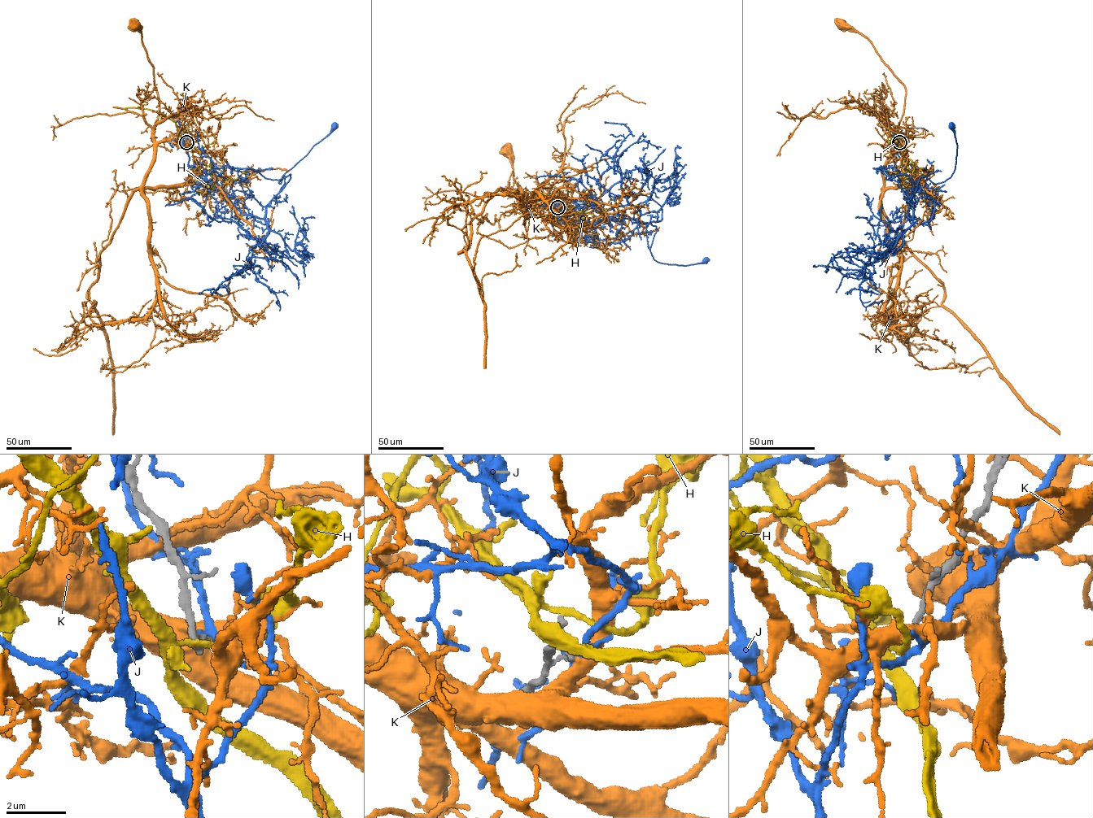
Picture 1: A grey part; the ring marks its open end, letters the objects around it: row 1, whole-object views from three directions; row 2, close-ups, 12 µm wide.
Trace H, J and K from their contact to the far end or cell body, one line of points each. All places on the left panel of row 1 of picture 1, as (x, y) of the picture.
H: (186, 142), (197, 161), (194, 167), (199, 172), (198, 192), (213, 191), (218, 184)
J: (186, 141), (188, 165), (205, 184), (263, 218), (281, 176), (334, 126)
K: (186, 141), (156, 141), (154, 138), (159, 110), (154, 67), (142, 41), (141, 28), (136, 24)

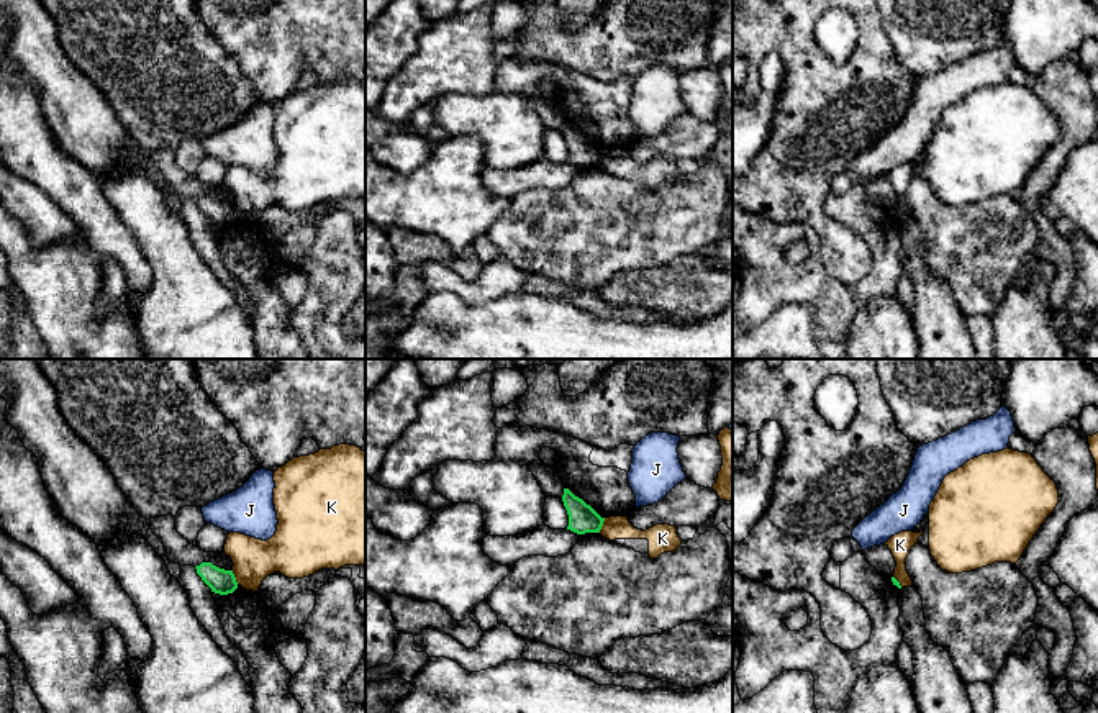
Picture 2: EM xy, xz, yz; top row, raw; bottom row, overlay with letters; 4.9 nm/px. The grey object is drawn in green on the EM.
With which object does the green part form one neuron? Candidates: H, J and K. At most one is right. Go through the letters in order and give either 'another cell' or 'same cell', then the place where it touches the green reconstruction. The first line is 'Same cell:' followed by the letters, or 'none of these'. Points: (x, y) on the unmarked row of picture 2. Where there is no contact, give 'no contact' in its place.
Same cell: none of these
H: another cell; no contact
J: another cell; no contact
K: another cell; meets green in xy at (235, 210)

